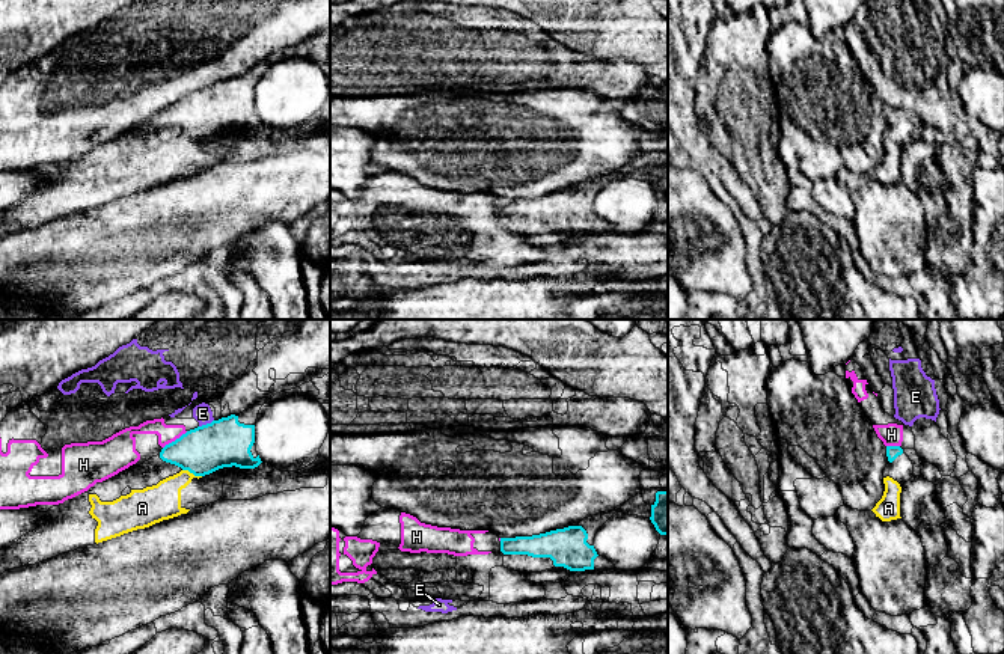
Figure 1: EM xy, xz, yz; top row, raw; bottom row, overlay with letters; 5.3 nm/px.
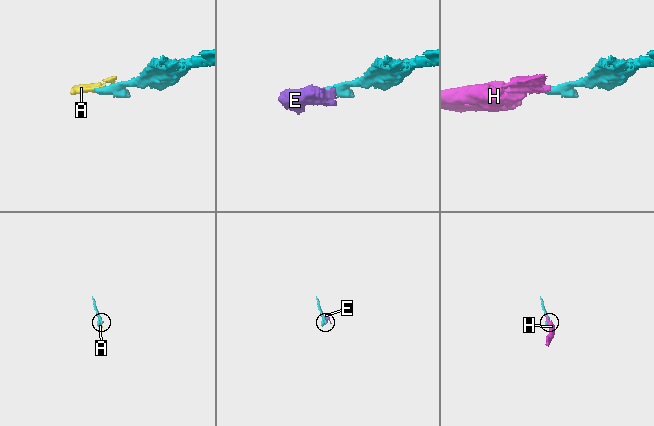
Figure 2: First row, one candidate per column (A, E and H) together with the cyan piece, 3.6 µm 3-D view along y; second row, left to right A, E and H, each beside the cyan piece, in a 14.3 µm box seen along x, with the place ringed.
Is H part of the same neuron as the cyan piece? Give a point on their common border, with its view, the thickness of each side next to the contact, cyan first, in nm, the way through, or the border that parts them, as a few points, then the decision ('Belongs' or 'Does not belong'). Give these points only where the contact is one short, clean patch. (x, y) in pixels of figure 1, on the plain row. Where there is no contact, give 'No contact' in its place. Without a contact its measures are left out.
Touches cyan at xy (177, 101). Thickness 260 nm (cyan) against 100 nm. Boundary: xy (187, 94), (163, 110). Does not belong

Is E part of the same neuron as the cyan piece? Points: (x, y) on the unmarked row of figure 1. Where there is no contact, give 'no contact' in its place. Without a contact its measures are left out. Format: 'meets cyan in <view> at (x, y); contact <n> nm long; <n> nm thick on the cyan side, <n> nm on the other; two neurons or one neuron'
meets cyan in xy at (207, 86); contact 90 nm long; 260 nm thick on the cyan side, 100 nm on the other; two neurons

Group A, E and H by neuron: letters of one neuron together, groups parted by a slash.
A / E H

